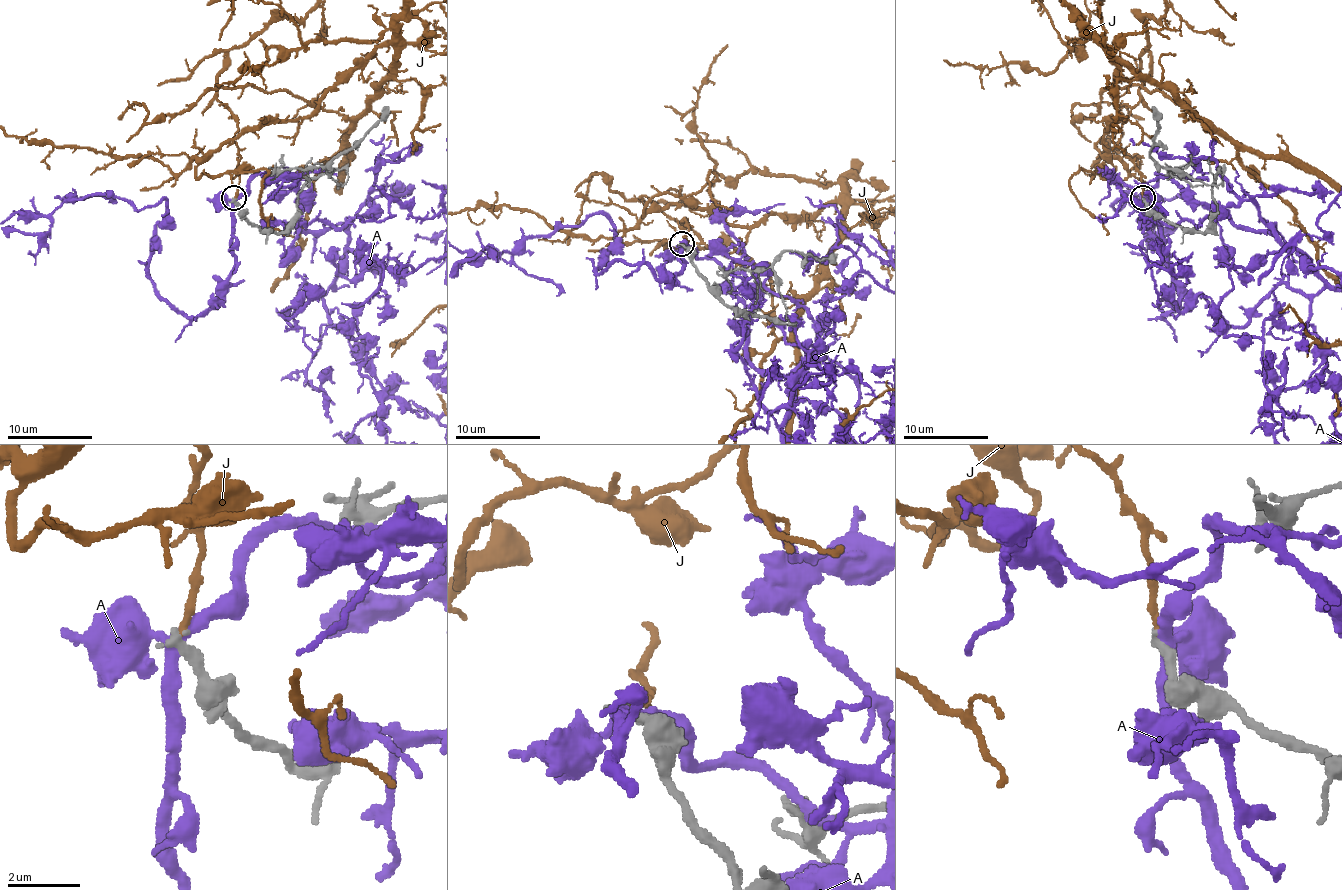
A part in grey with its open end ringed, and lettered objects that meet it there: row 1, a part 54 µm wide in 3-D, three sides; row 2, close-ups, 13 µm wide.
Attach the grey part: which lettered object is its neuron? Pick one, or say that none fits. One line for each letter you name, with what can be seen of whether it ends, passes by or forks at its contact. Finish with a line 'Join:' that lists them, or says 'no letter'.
Join: no letter

